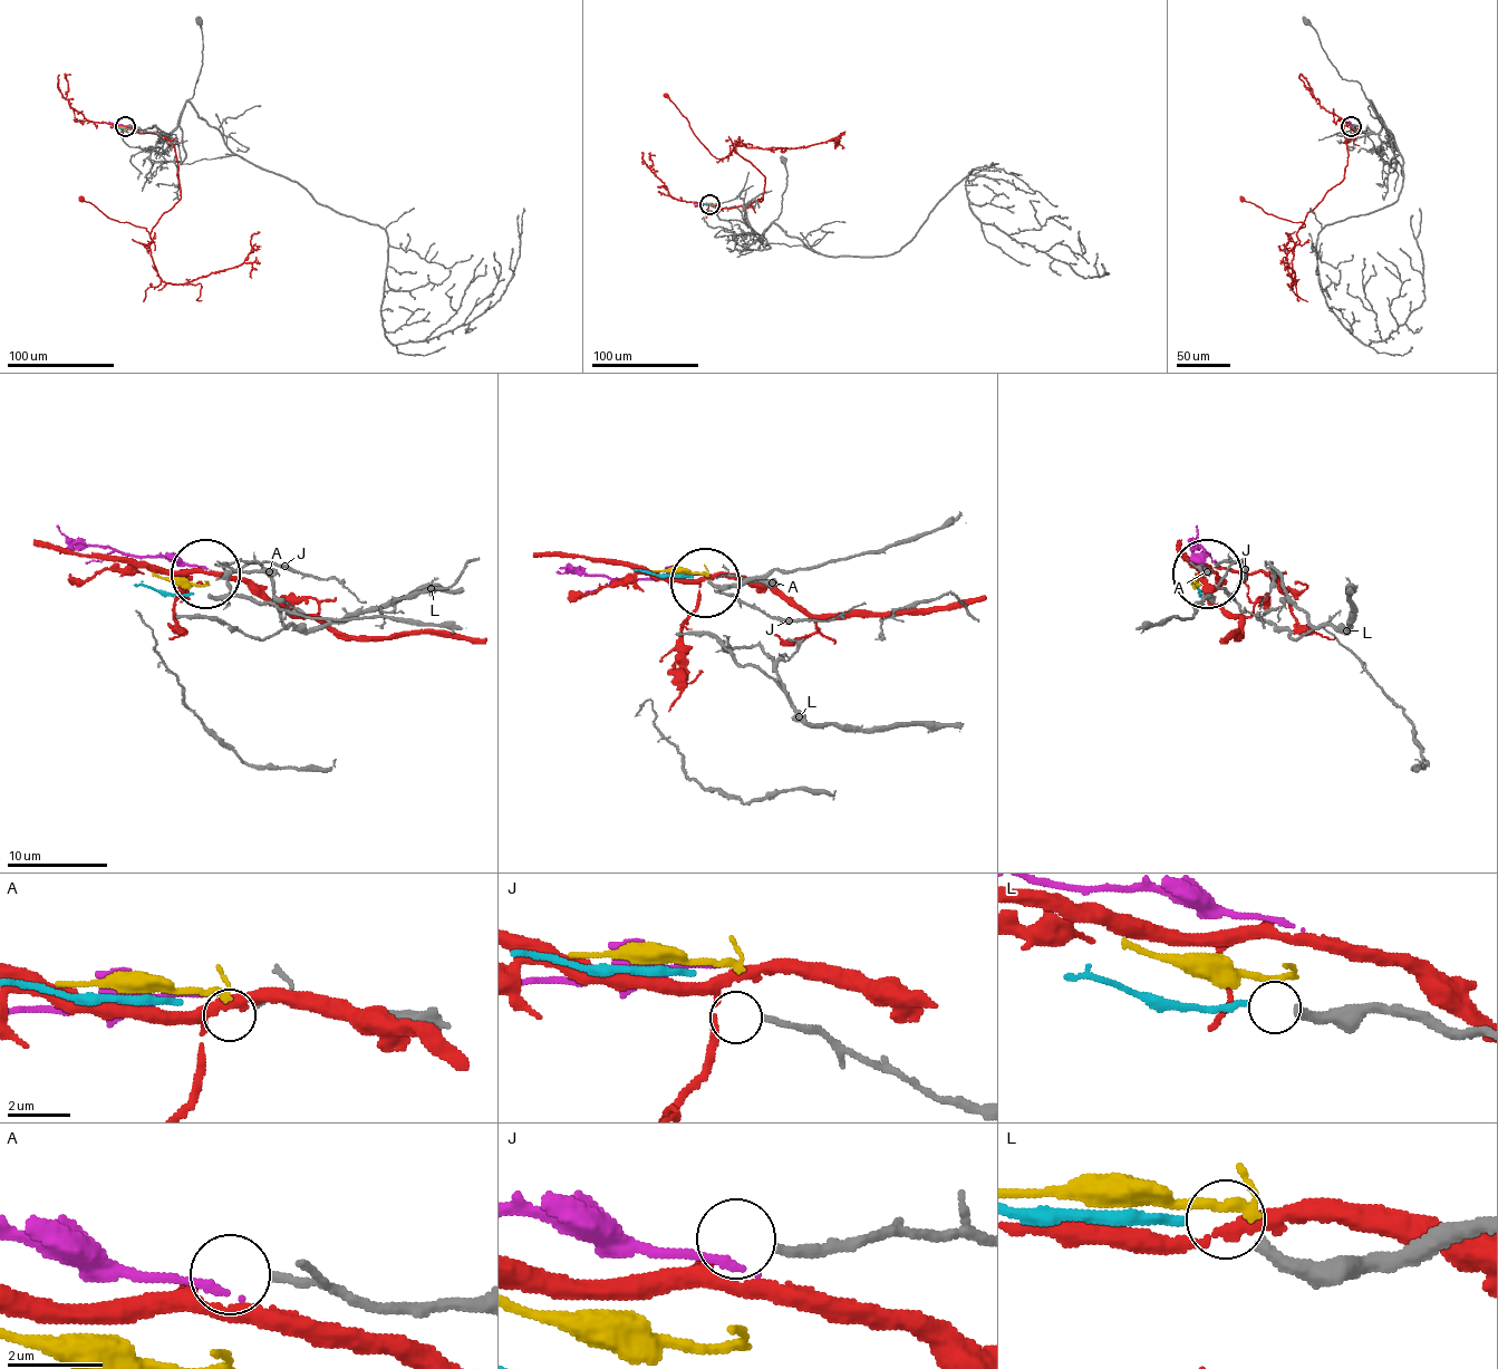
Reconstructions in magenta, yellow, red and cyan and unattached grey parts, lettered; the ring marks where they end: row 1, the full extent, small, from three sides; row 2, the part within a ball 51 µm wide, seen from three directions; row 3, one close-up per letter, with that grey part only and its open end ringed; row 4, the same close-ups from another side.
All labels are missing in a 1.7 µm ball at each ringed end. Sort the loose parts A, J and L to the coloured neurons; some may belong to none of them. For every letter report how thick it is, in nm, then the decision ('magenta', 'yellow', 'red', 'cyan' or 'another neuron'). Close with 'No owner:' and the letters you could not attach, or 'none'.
A: 160 nm | another neuron
J: 190 nm | another neuron
L: 320 nm | cyan
No owner: A, J

